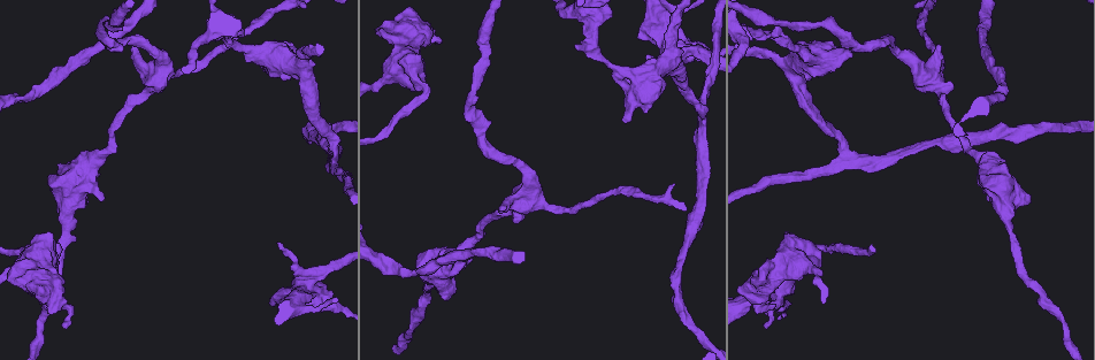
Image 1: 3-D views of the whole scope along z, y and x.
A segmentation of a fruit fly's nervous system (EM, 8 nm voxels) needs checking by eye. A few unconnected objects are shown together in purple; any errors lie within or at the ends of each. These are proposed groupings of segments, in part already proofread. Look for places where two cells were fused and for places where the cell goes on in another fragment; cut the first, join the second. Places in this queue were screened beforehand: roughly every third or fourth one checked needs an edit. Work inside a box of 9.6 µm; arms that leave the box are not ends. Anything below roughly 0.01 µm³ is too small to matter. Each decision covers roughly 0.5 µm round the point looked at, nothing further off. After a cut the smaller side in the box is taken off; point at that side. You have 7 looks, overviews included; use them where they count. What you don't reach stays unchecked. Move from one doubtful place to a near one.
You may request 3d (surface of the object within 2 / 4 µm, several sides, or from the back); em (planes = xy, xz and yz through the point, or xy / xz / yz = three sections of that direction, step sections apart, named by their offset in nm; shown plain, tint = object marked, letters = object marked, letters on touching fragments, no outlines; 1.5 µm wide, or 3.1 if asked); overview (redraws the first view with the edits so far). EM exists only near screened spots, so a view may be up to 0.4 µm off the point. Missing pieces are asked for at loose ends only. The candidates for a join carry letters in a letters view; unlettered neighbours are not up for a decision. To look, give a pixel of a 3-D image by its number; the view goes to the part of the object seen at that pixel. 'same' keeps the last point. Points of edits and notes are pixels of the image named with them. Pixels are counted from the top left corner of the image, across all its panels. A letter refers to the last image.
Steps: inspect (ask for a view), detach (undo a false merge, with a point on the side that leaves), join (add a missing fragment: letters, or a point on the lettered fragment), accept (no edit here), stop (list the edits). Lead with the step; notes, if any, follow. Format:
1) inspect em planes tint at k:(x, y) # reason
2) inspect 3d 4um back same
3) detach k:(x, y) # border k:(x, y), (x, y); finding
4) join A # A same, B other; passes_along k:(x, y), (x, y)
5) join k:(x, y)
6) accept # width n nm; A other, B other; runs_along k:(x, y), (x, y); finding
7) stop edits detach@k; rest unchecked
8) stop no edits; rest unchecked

inspect 3d 4um at 1:(423, 88) # thick turns thin

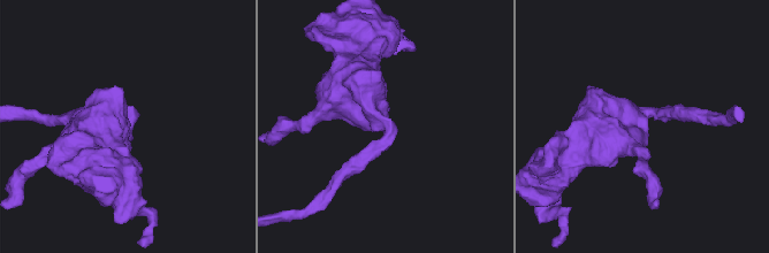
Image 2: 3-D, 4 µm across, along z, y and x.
inspect em yz step 8 tint at 2:(383, 123) # shape alone is not enough

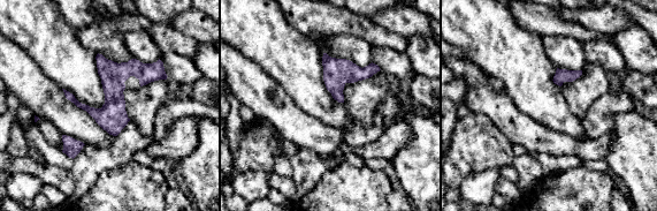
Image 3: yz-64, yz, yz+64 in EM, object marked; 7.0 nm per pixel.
inspect em planes letters same

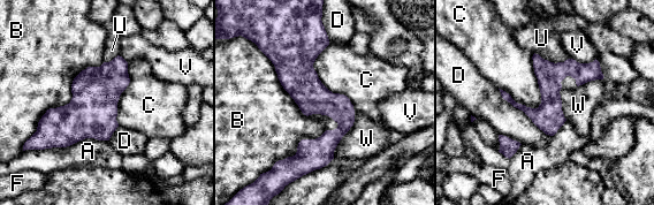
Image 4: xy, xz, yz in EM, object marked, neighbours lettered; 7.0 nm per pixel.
accept # A other, B other, C other, D other, F other, U other, V other, W other; border 4:(533, 54), (540, 93), (537, 108); continuous, no second cell

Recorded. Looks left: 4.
inspect em xy step 8 plain at 1:(766, 314) # an open end

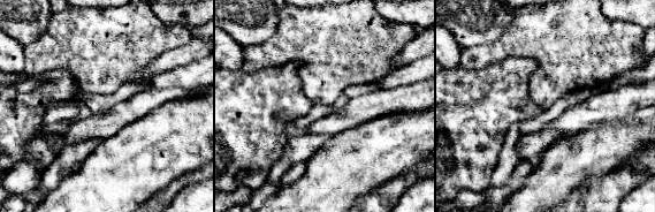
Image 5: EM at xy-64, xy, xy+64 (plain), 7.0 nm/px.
inspect em xy step 8 letters same # what lies round it

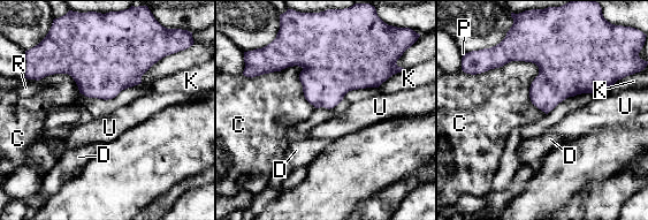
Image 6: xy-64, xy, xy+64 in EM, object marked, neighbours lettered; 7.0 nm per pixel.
accept # C other, D other, K other, P other, R other, U other; border 6:(475, 74), (533, 62), (546, 114); none of them fits

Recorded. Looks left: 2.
stop no edits; rest unchecked

